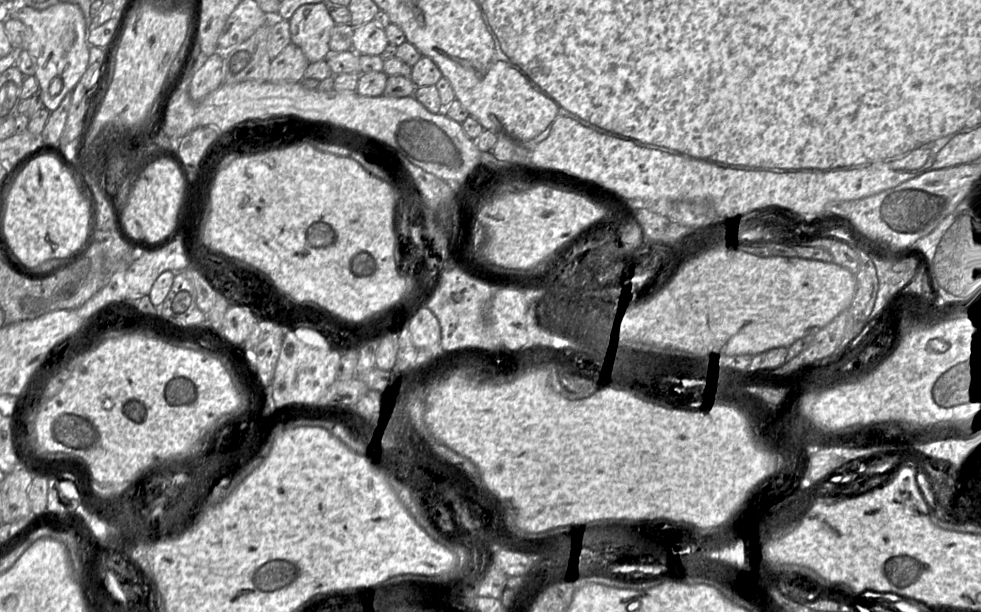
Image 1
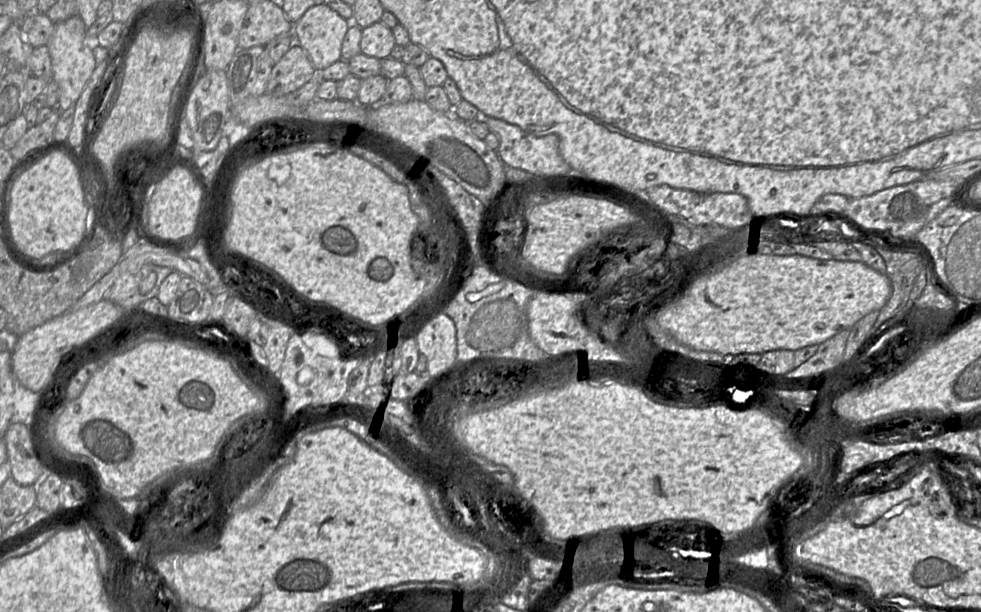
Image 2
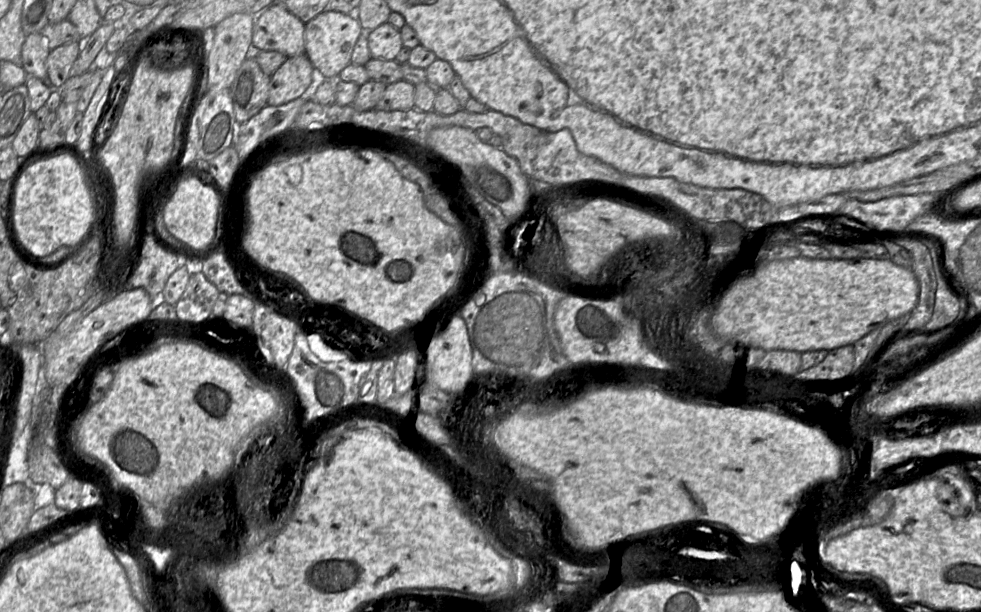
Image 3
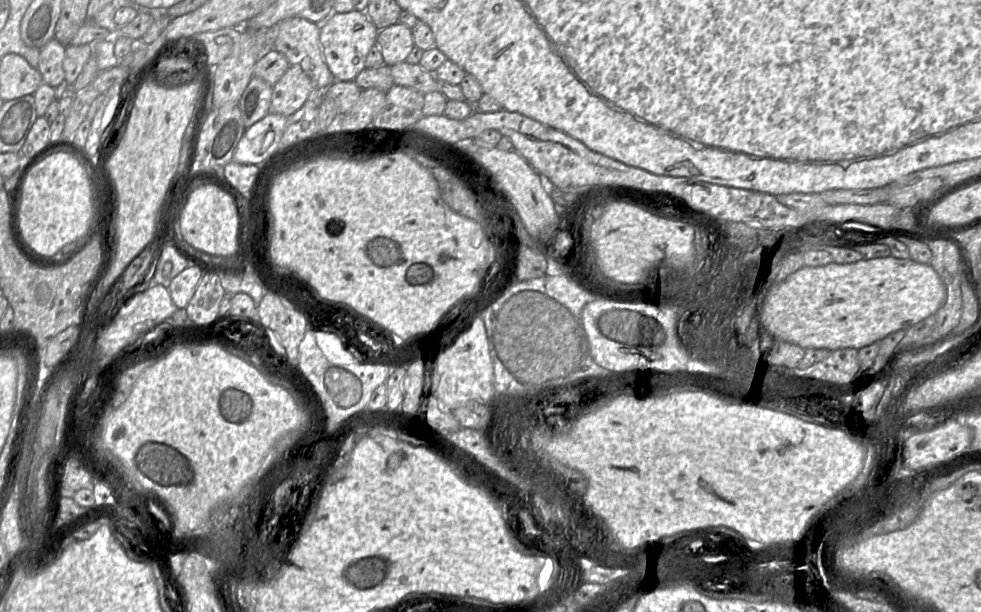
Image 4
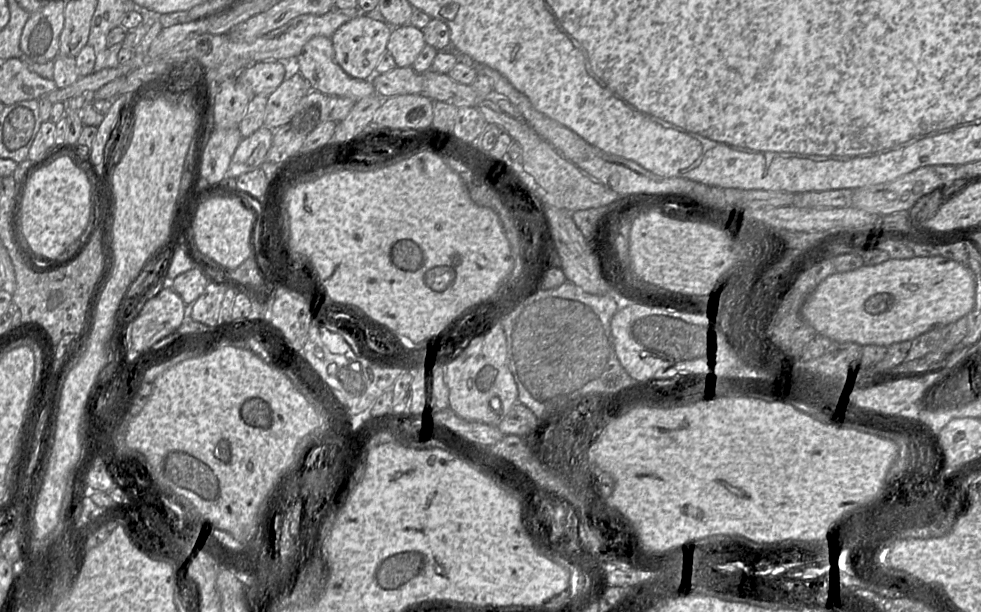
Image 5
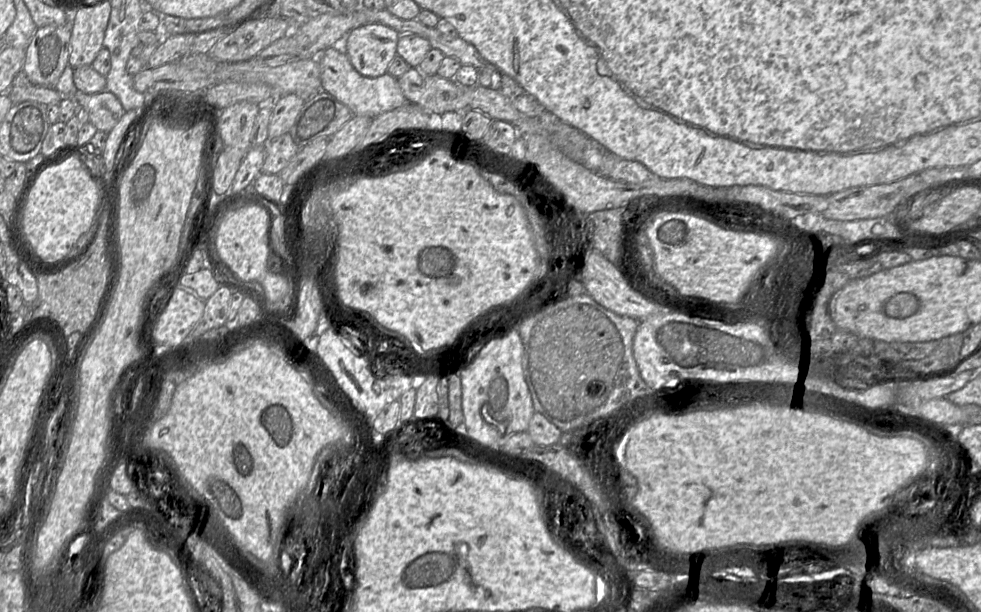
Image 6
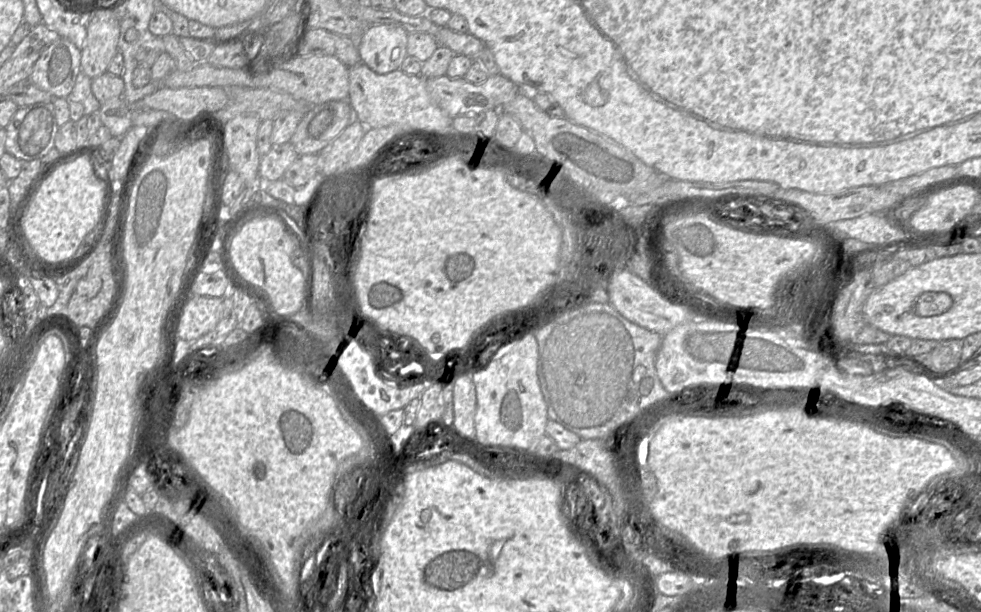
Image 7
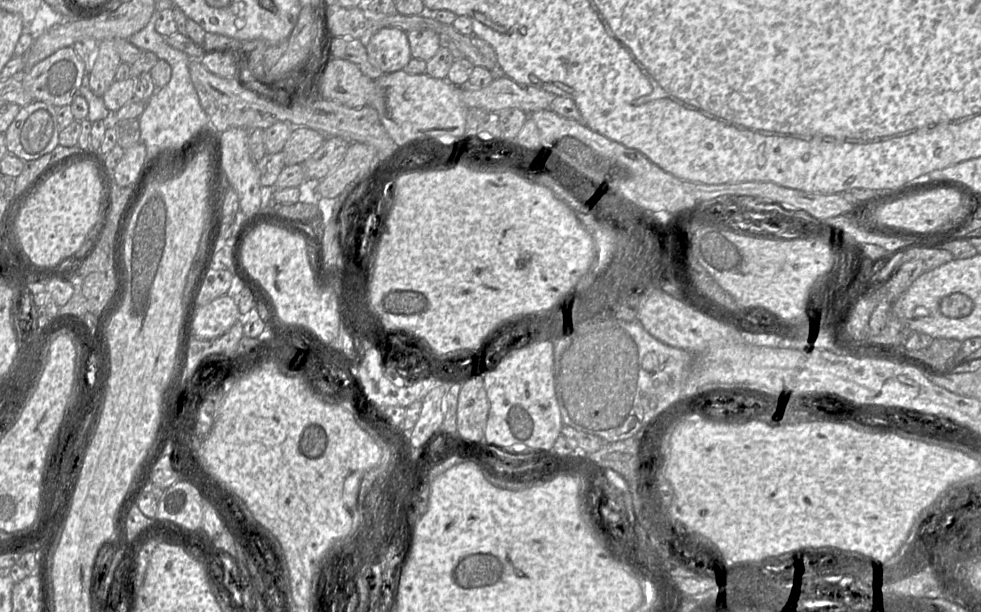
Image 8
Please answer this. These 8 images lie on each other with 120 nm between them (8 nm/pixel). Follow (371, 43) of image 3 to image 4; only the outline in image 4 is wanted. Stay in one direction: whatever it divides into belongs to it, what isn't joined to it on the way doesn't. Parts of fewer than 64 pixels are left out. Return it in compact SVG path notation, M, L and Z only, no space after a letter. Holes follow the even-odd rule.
M402 23L393 24L379 31L376 44L387 66L405 62L414 48L412 30Z

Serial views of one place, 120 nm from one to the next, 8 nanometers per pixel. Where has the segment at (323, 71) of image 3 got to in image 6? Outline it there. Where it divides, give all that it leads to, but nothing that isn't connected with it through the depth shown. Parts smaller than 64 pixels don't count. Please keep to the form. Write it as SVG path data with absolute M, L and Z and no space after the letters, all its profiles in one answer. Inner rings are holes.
M371 22L350 31L341 48L361 75L375 78L387 73L397 54L399 37L400 33L395 29Z

